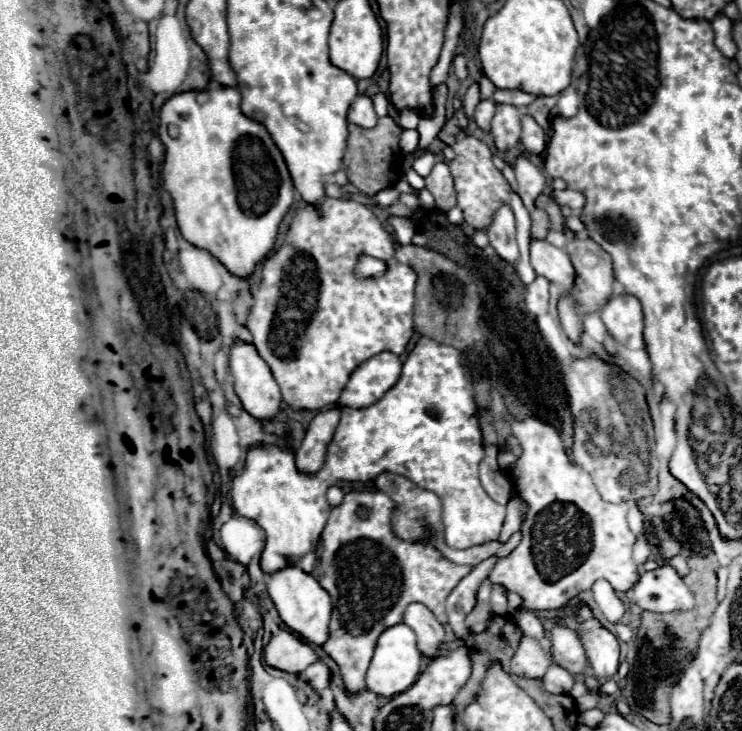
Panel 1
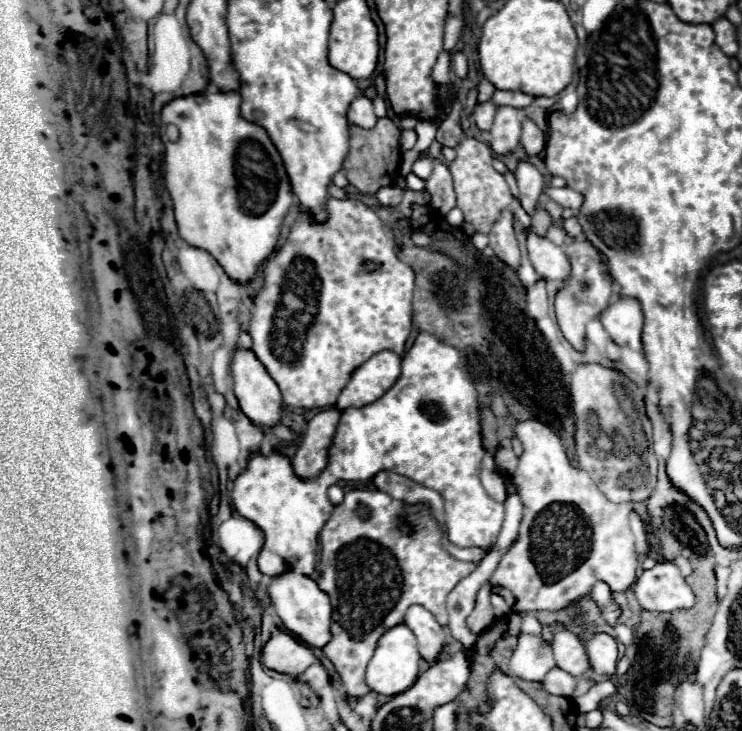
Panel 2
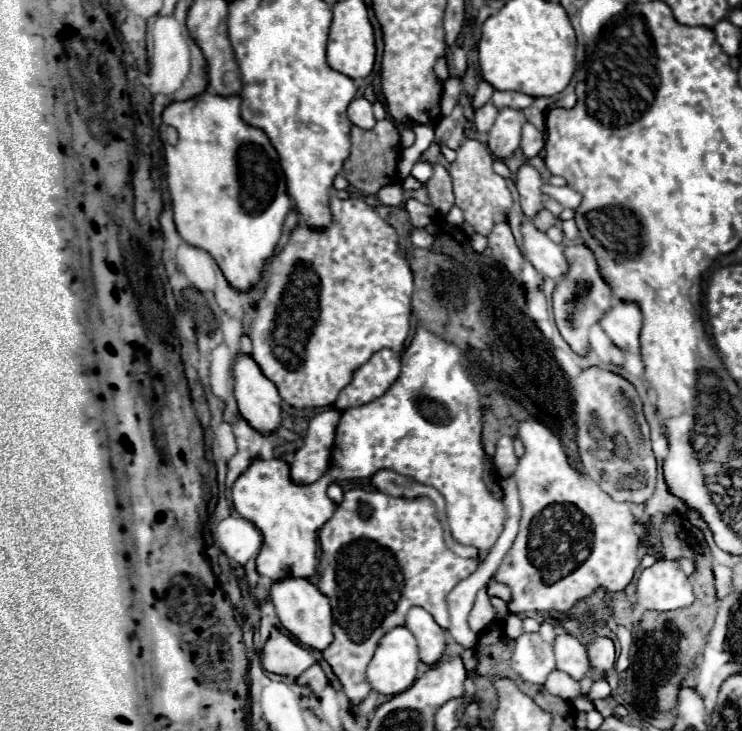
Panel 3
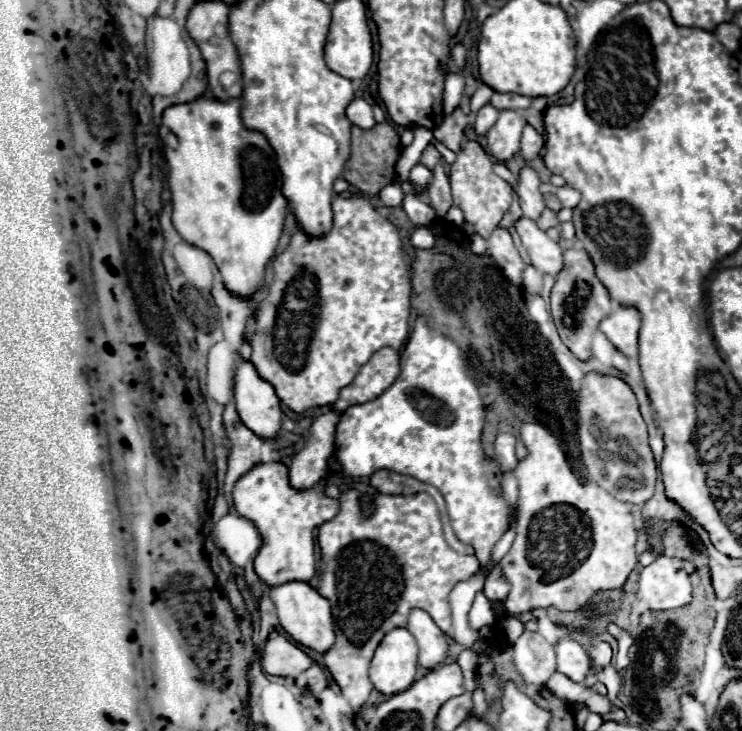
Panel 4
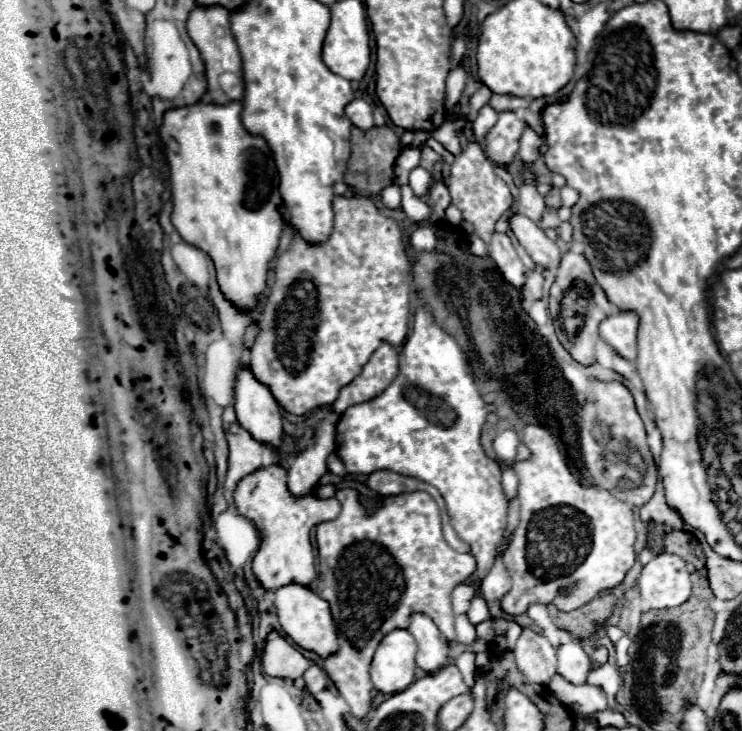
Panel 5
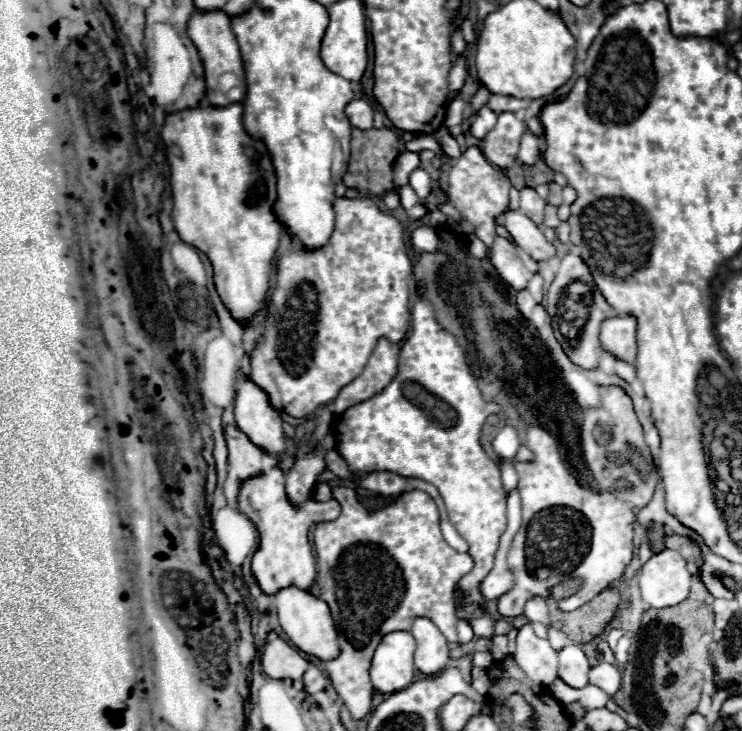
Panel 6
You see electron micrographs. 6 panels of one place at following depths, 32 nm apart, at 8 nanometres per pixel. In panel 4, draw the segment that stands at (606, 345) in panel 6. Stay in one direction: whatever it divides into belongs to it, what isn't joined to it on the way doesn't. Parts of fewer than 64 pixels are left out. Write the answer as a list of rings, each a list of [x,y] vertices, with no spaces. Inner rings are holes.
[[[620,306],[614,314],[600,322],[600,332],[628,358],[638,354],[638,330],[640,330],[640,314],[634,308]]]

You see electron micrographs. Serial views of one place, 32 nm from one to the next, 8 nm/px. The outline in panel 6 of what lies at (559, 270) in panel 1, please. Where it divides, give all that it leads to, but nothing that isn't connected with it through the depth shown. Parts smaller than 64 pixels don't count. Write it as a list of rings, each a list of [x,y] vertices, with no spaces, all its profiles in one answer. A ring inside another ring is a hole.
[[[508,208],[502,214],[498,214],[494,222],[504,226],[510,232],[510,236],[514,238],[514,242],[524,252],[528,252],[534,260],[546,260],[556,254],[556,248],[546,240],[542,230],[528,216],[524,216],[520,210]]]

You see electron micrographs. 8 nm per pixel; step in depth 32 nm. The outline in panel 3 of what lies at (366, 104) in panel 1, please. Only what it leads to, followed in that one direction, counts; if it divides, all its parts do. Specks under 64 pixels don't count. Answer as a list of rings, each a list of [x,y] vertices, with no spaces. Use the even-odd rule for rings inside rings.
[[[354,98],[348,106],[348,118],[354,126],[360,126],[360,128],[374,128],[376,124],[376,118],[372,114],[372,104],[366,100],[366,98]]]

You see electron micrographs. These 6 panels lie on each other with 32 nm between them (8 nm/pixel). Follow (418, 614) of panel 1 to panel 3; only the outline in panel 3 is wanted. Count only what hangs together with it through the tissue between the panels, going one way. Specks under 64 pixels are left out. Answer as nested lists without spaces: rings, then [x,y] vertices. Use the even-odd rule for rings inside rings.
[[[412,608],[406,616],[406,628],[416,636],[420,660],[426,666],[434,666],[442,660],[446,650],[446,632],[424,608]]]

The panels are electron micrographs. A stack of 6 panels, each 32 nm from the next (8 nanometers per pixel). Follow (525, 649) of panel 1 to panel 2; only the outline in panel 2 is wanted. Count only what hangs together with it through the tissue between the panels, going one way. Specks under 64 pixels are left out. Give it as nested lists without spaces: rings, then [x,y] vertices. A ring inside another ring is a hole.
[[[520,634],[518,646],[510,658],[510,670],[514,676],[530,682],[544,682],[546,674],[554,668],[552,646],[540,636]]]

